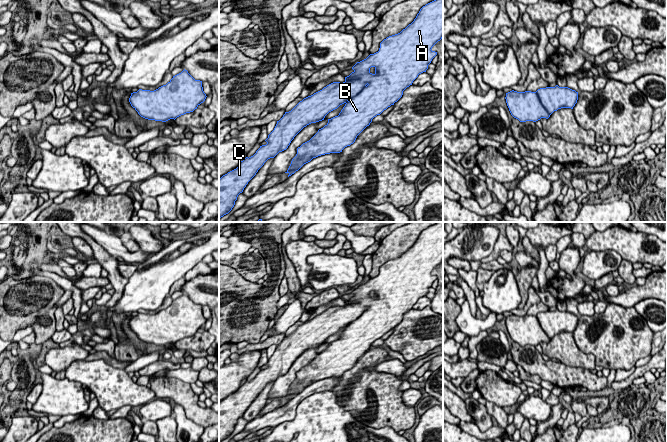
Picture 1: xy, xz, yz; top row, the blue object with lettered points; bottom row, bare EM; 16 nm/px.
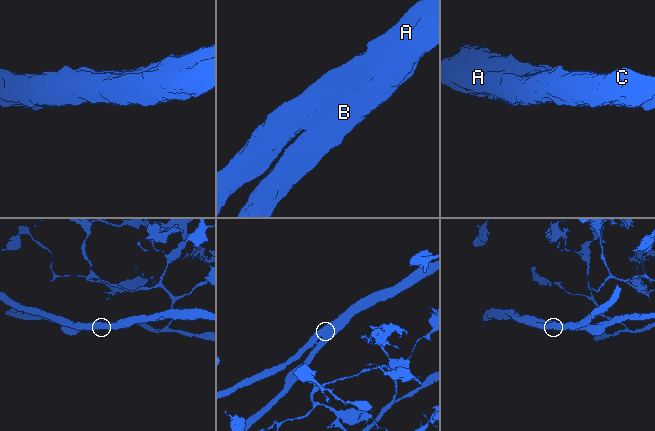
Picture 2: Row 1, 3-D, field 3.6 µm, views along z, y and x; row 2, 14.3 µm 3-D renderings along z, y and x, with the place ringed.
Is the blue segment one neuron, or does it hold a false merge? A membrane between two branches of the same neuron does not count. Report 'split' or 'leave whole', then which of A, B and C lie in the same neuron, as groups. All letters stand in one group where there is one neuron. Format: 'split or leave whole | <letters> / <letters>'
leave whole | A B C

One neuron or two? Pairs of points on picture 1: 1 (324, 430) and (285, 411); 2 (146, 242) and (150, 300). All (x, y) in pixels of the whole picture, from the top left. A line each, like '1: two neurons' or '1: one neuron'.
1: two neurons
2: two neurons

